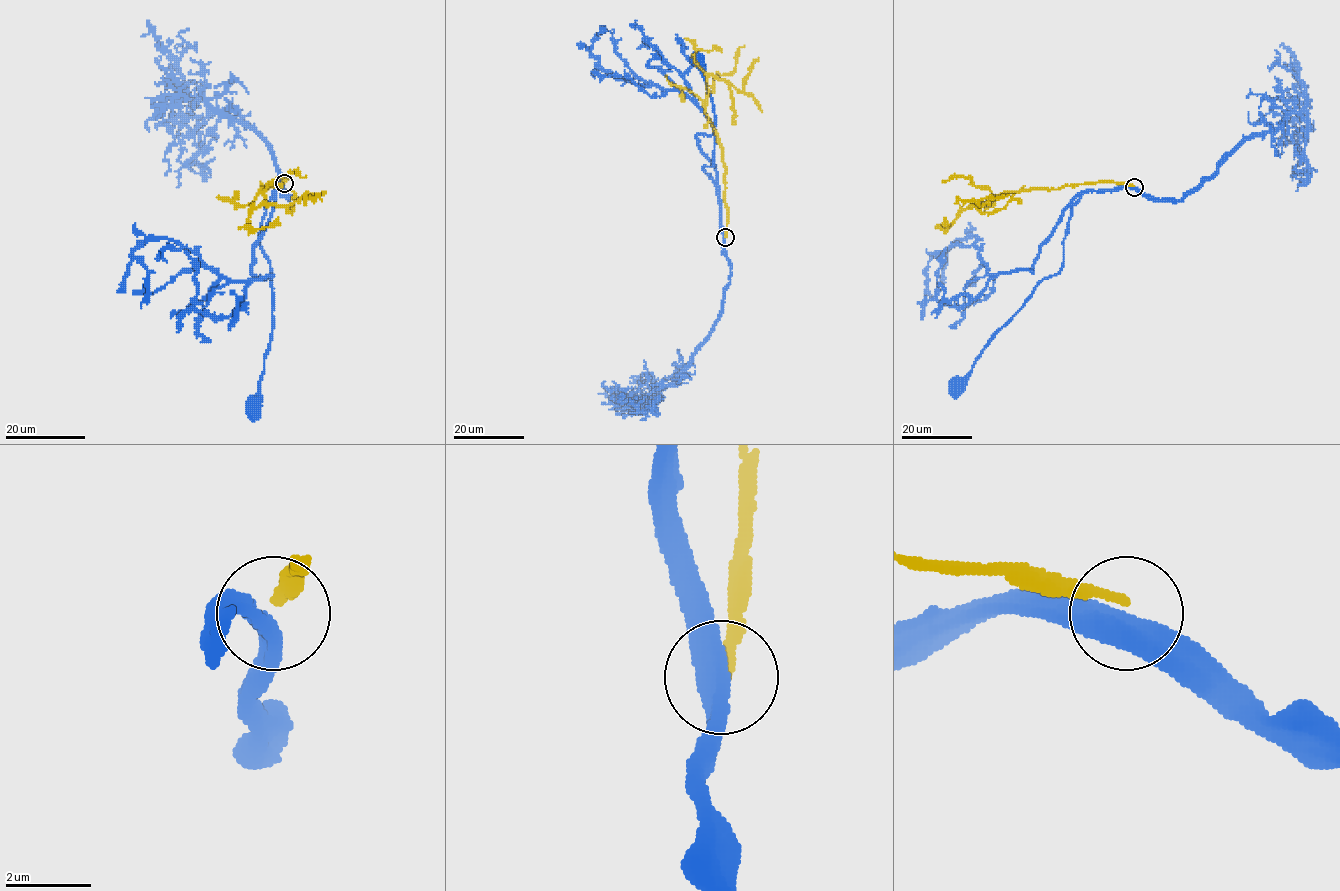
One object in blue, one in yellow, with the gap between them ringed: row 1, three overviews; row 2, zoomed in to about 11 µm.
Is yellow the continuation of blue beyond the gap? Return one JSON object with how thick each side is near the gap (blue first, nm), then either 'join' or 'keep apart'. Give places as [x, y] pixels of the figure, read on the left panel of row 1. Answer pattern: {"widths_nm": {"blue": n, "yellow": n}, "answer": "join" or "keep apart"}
{"widths_nm": {"blue": 550, "yellow": 240}, "answer": "keep apart"}

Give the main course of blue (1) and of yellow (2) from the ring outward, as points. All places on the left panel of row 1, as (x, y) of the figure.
1: (283, 184), (272, 191), (261, 222), (259, 245), (268, 260), (272, 293), (271, 339), (254, 403)
2: (283, 182), (287, 177), (281, 185), (262, 187), (266, 203), (285, 205), (303, 195), (321, 201)

